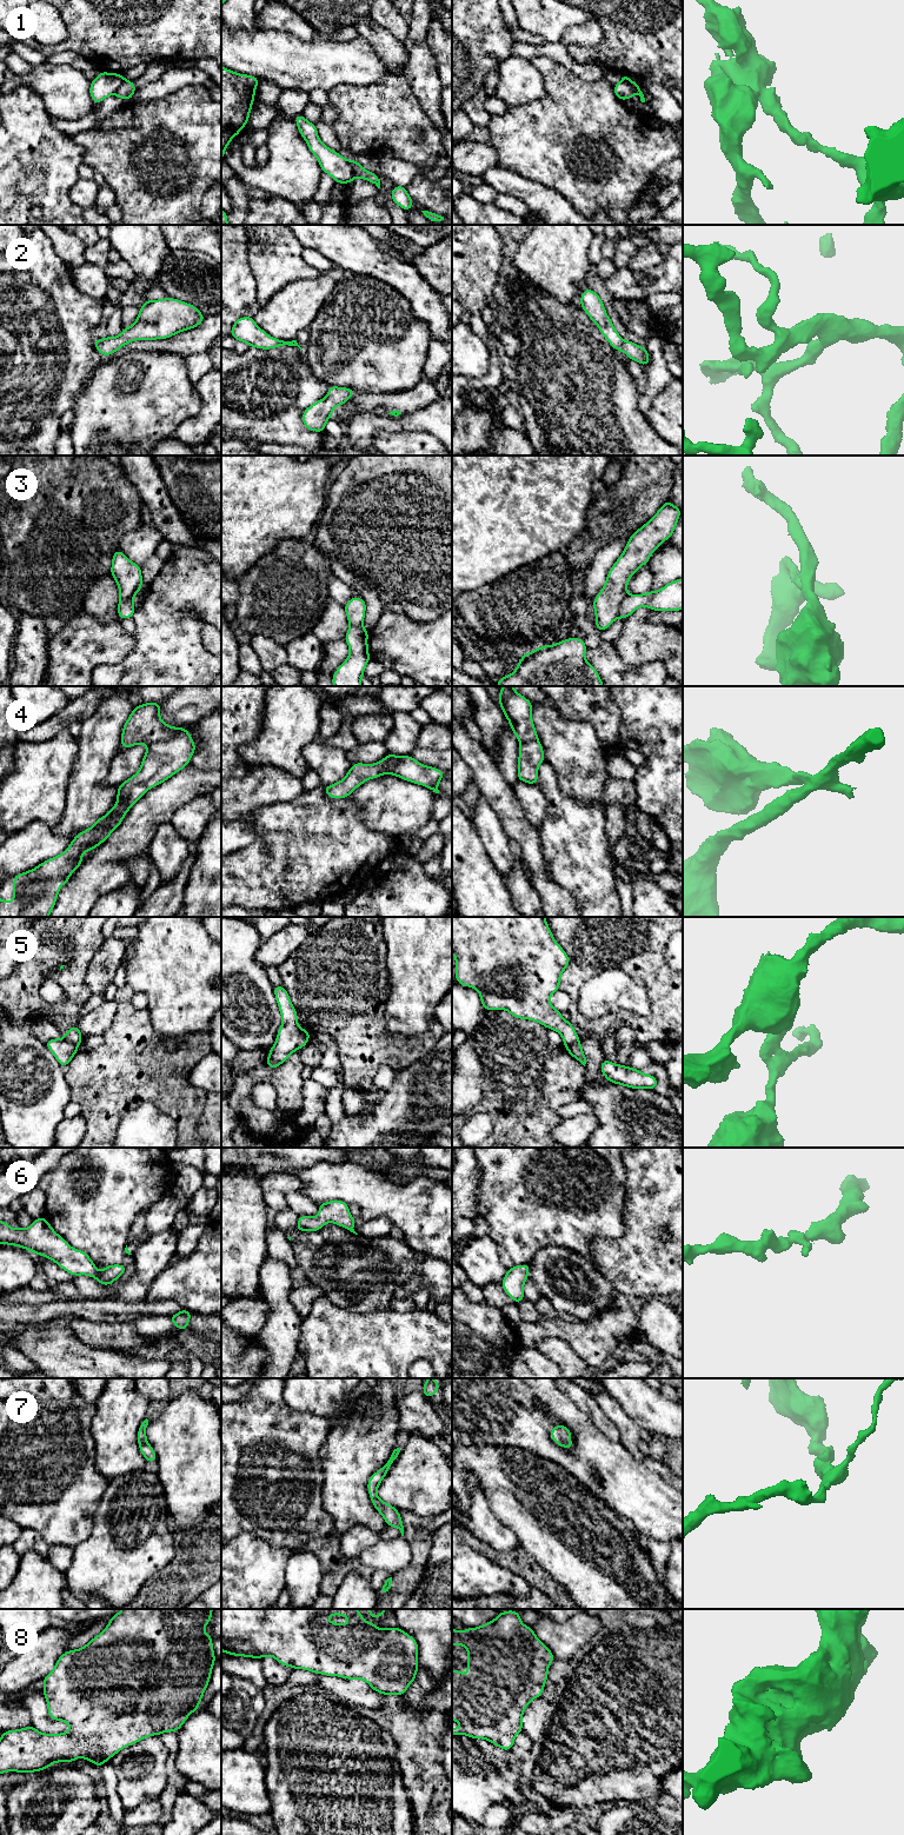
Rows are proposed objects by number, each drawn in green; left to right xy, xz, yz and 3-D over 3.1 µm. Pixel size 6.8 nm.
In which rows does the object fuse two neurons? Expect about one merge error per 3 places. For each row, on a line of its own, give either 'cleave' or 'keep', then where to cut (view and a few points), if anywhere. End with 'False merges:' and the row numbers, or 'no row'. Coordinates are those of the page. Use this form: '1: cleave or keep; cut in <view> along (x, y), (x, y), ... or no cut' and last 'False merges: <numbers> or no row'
1: cleave; cut in xz along (346, 160), (354, 177)
2: keep; no cut
3: cleave; cut in yz along (626, 594), (622, 602), (618, 616)
4: cleave; cut in xy along (185, 729), (166, 739), (147, 745)
5: cleave; cut in yz along (578, 1041), (564, 1045)
6: keep; no cut
7: keep; no cut
8: keep; no cut
False merges: 1, 3, 4, 5

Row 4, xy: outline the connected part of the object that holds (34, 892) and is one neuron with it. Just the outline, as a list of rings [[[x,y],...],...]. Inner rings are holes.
[[[187,729],[167,740],[148,745],[139,771],[118,786],[117,805],[112,806],[106,816],[100,817],[93,826],[77,835],[69,846],[59,856],[45,860],[33,870],[14,876],[13,900],[7,903],[0,898],[0,917],[48,917],[56,903],[59,887],[65,885],[71,875],[82,864],[82,855],[107,840],[122,823],[128,810],[149,789],[164,783],[191,763],[194,752],[195,743]]]

